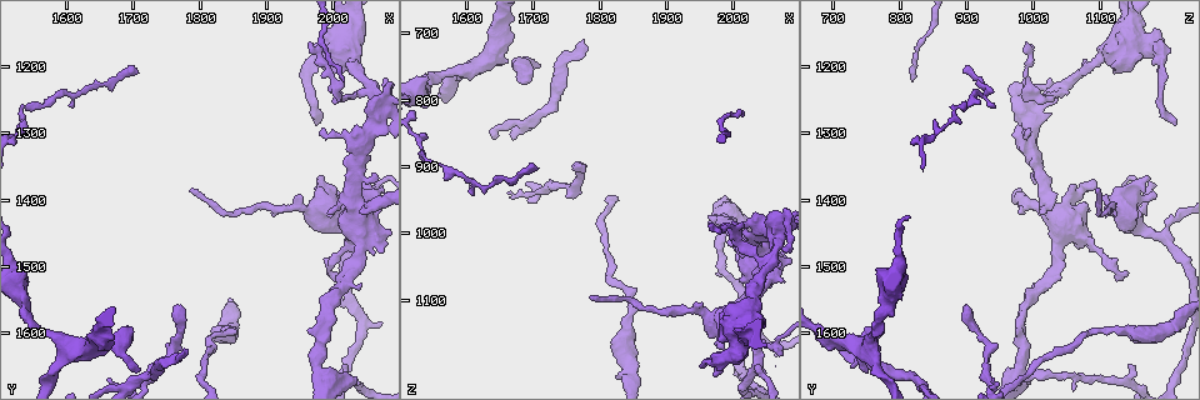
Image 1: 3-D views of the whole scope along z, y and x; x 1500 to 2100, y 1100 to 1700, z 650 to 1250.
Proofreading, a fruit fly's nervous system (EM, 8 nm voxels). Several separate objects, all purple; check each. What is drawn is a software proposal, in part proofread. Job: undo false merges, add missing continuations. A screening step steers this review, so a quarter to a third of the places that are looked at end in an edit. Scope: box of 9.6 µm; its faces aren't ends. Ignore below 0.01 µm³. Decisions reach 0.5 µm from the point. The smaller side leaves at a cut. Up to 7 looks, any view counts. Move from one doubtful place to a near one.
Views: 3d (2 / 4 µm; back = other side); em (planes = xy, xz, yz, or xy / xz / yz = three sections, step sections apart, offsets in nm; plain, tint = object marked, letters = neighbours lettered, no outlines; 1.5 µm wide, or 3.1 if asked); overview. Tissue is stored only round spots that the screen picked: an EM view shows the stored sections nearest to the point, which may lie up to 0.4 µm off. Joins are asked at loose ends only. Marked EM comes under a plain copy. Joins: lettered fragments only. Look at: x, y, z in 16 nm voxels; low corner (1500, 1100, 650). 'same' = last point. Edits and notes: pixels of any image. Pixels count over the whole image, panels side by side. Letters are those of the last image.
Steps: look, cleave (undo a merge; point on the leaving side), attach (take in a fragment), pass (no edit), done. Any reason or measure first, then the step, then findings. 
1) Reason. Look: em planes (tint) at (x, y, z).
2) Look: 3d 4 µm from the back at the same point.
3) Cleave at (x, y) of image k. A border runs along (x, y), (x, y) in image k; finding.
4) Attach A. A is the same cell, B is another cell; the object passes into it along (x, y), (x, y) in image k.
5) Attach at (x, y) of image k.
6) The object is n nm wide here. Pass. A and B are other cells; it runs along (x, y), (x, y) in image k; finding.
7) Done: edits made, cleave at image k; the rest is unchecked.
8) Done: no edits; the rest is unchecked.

Branch stops here. Look: 3d 4 µm at (1770, 1625, 710).

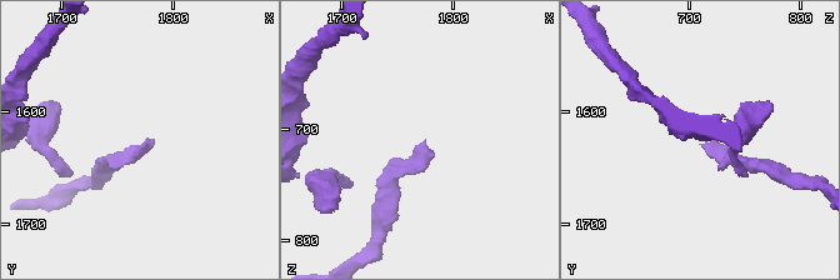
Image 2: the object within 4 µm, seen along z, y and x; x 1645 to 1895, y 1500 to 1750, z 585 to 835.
Look: em yz step 8 (tint) at (1772, 1628, 710).

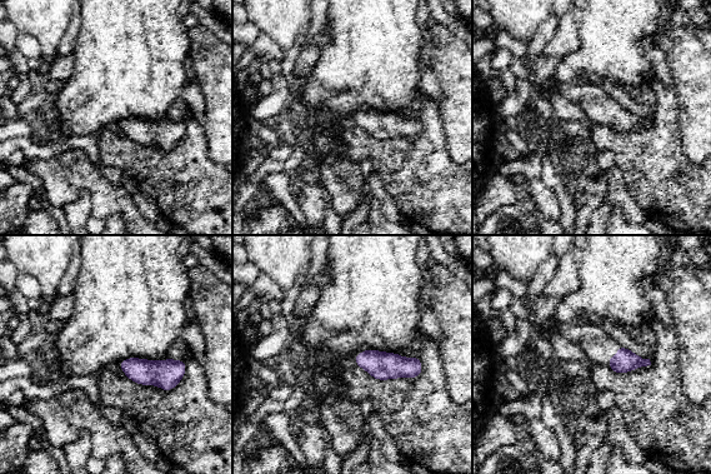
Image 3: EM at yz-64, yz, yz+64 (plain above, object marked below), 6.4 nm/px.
Look: em planes (letters) at the same point.

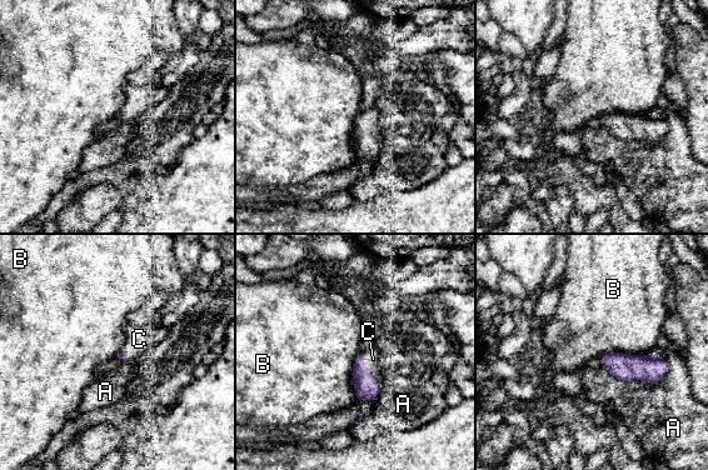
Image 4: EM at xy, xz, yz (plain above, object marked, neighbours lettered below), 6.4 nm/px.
Attach at (373, 359) of image 4. C is the same cell, A and B are other cells; the object passes into it along (365, 388), (368, 371), (373, 359) in image 4; the neuron continues.

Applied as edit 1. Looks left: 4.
Redraw. Look: overview.

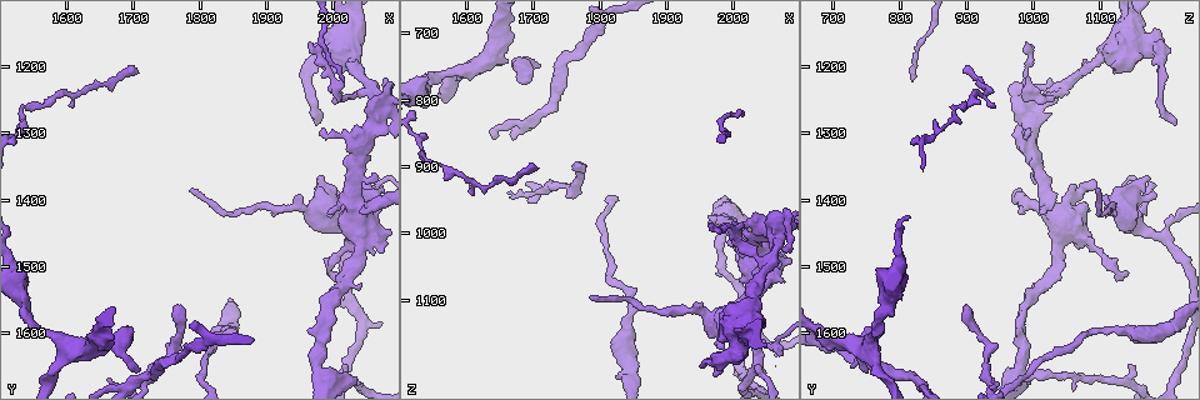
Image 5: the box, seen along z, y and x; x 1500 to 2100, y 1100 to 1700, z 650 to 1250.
Thin end. Look: 3d 2 µm at (1705, 1205, 905).

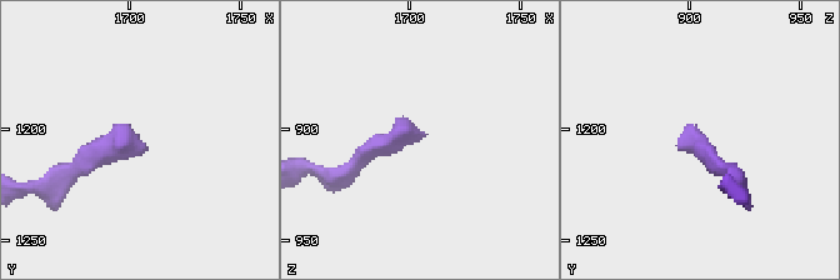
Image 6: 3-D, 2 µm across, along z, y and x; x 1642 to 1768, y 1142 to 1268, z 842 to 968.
Look: em planes (letters) at (1709, 1210, 903).

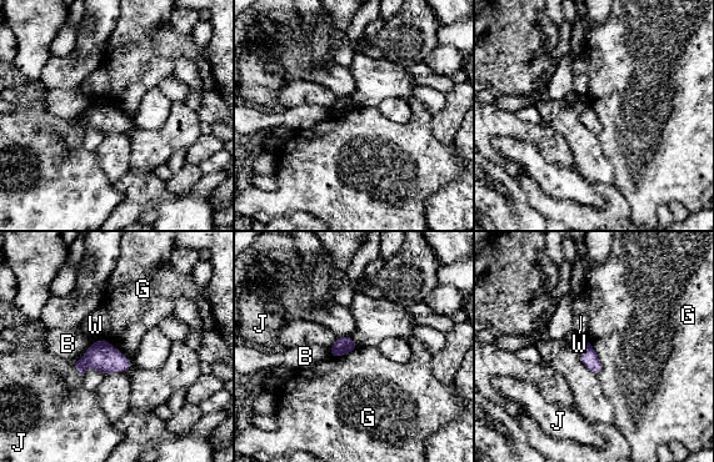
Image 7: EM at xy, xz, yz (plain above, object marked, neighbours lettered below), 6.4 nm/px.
Pass. B, G, J and W are other cells; a border runs along (101, 339), (131, 362), (126, 371) in image 7; none of them fits.

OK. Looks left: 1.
Done: edits made, attach at image 4; the rest is unchecked.

